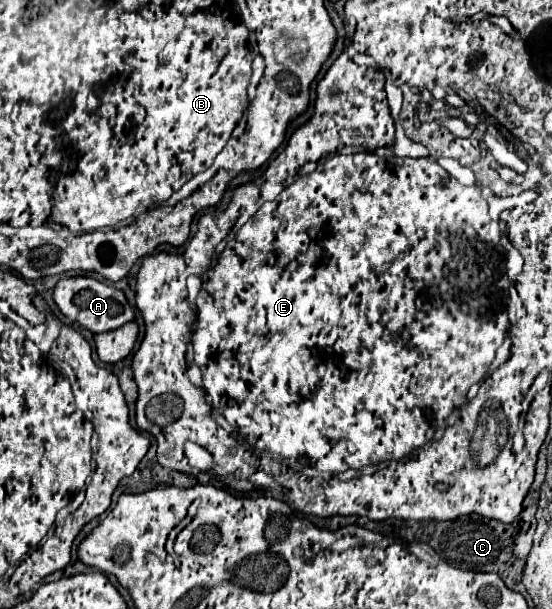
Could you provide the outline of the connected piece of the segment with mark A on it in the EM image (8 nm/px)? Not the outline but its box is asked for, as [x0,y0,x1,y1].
[54,277,134,333]

